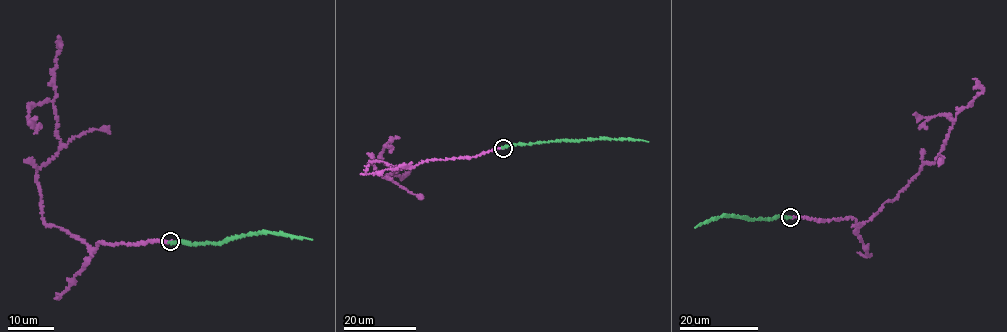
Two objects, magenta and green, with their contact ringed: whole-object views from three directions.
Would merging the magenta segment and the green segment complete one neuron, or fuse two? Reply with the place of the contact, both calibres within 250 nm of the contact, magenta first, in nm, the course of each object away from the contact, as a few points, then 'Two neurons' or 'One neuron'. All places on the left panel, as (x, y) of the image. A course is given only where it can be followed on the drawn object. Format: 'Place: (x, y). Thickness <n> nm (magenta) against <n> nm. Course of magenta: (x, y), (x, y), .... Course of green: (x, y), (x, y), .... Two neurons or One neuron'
Place: (170, 241). Thickness 200 nm (magenta) against 220 nm. Course of magenta: (171, 241), (100, 242), (90, 248), (59, 227), (45, 225), (36, 176), (60, 144), (54, 105), (58, 38). Course of green: (171, 241), (219, 244), (261, 233), (312, 239). Two neurons

